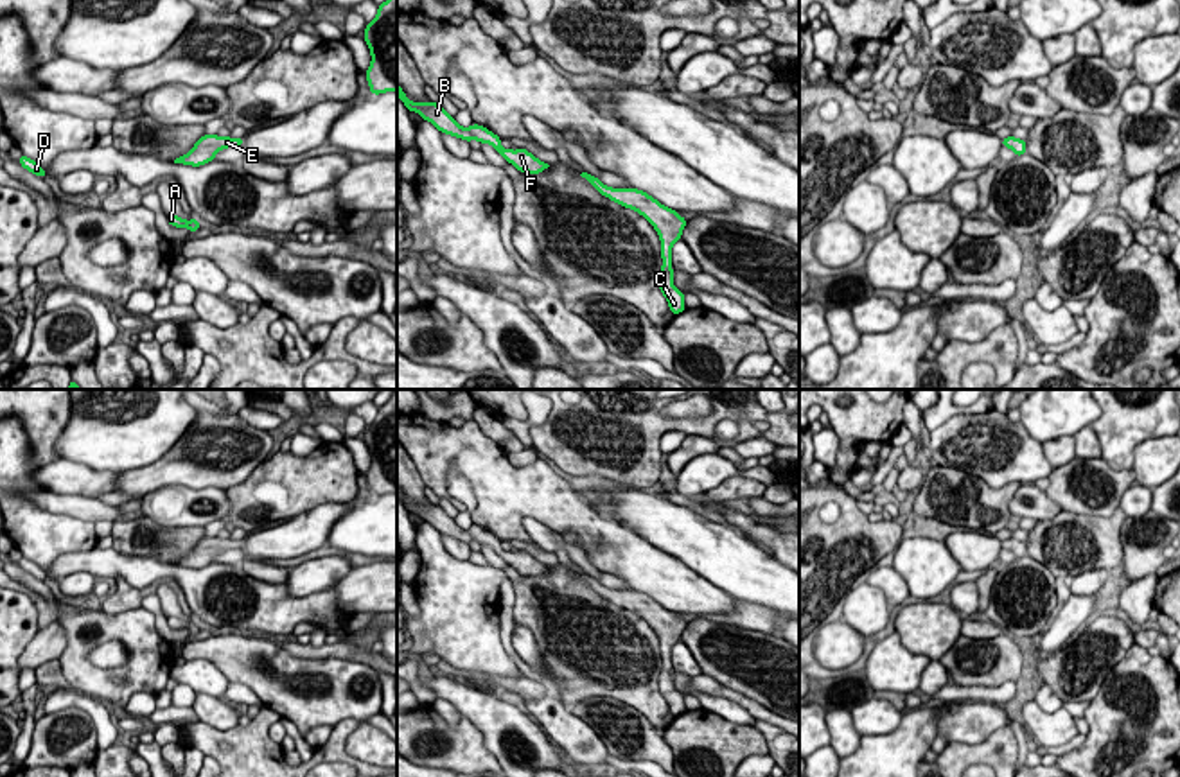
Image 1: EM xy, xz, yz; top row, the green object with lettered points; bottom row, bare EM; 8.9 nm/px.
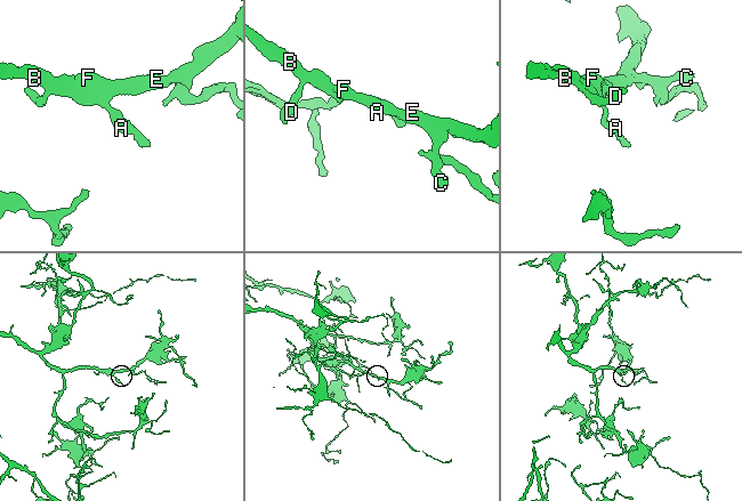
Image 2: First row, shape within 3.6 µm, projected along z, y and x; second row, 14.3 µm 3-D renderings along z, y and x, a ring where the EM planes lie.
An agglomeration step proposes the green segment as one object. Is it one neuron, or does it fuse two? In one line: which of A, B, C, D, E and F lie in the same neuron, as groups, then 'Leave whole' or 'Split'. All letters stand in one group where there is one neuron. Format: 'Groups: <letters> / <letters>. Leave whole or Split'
Groups: A B C D E F. Leave whole

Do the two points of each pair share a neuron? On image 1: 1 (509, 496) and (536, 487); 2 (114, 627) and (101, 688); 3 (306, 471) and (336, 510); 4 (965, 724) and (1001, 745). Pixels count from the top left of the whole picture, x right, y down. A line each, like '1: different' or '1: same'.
1: same
2: same
3: different
4: different

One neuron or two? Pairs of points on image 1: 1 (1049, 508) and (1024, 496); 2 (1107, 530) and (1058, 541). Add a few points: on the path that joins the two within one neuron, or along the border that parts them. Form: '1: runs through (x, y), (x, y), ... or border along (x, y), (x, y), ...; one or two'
1: runs through (1044, 508), (1030, 501); one
2: runs through (1094, 541), (1071, 541); one

